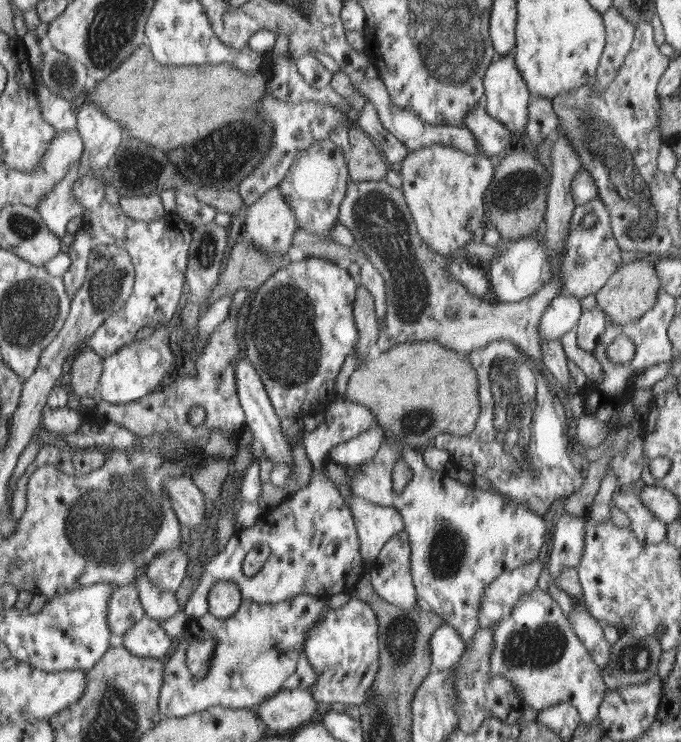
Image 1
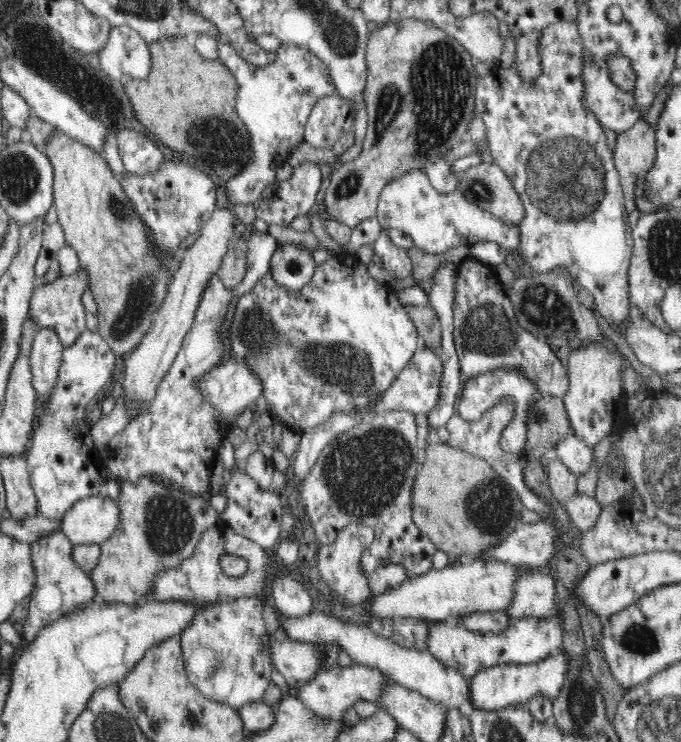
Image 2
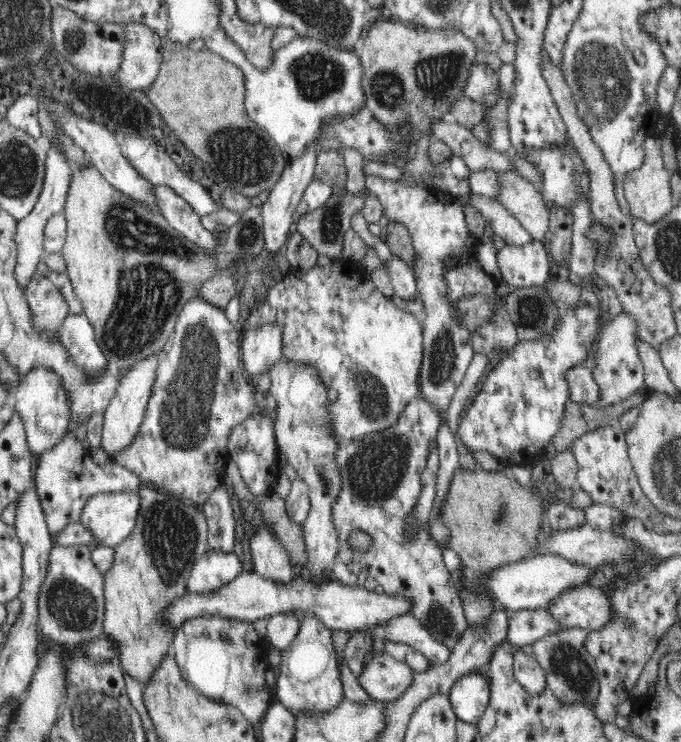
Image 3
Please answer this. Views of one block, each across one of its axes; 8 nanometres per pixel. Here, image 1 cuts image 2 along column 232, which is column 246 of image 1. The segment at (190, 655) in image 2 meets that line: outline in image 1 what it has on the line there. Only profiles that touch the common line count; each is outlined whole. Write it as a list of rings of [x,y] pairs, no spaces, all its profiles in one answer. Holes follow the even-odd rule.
[[[307,594],[297,595],[280,604],[259,604],[244,598],[244,608],[228,619],[217,619],[209,611],[199,619],[189,618],[182,641],[166,662],[160,713],[168,719],[183,718],[216,706],[255,708],[286,689],[311,690],[316,673],[306,659],[306,638],[316,622],[322,622],[326,607],[324,597]],[[206,640],[214,644],[214,652],[208,660],[206,676],[198,680],[186,664],[186,650],[190,642]]]

